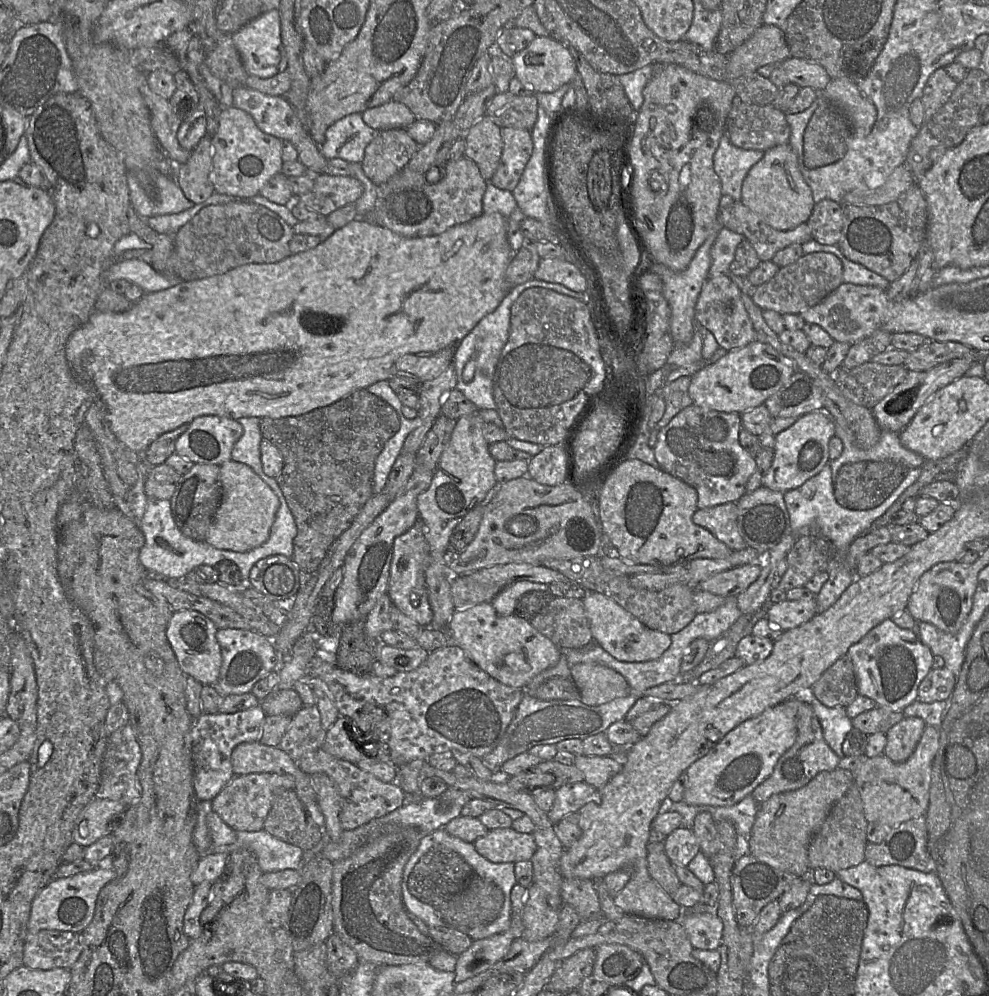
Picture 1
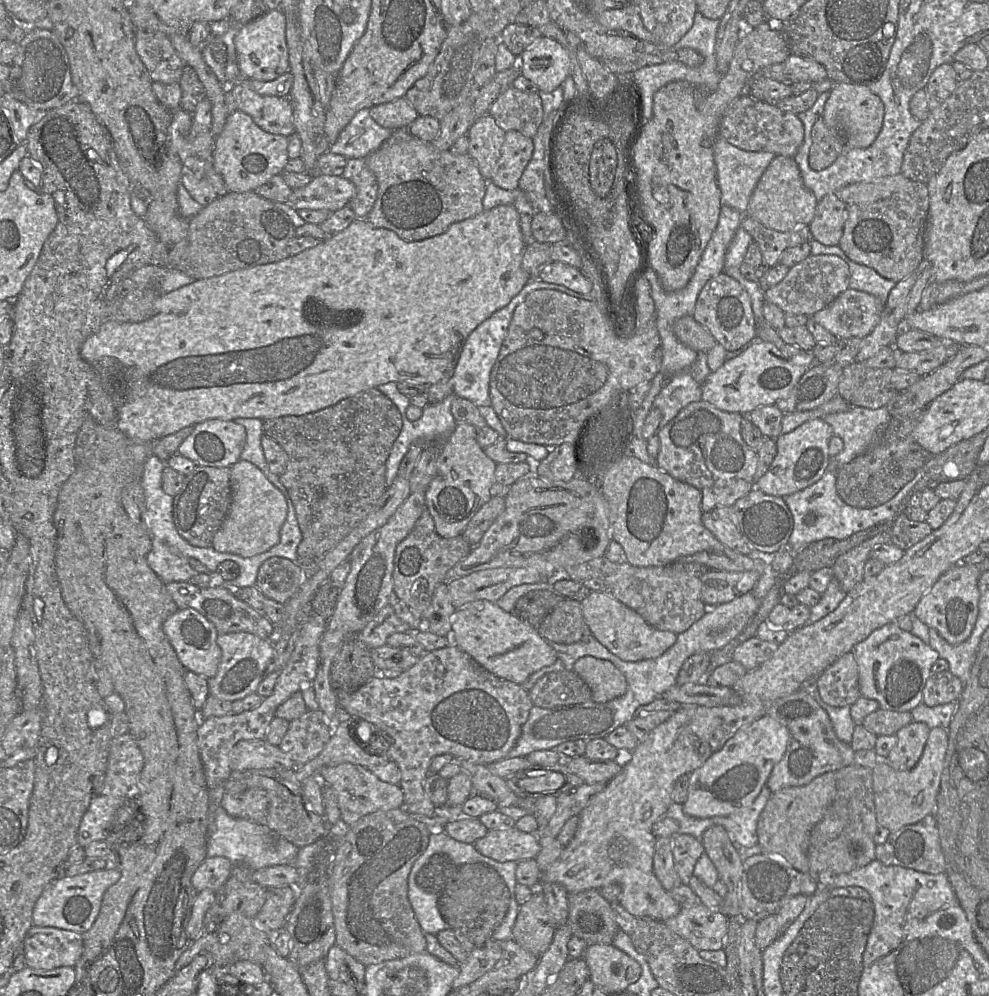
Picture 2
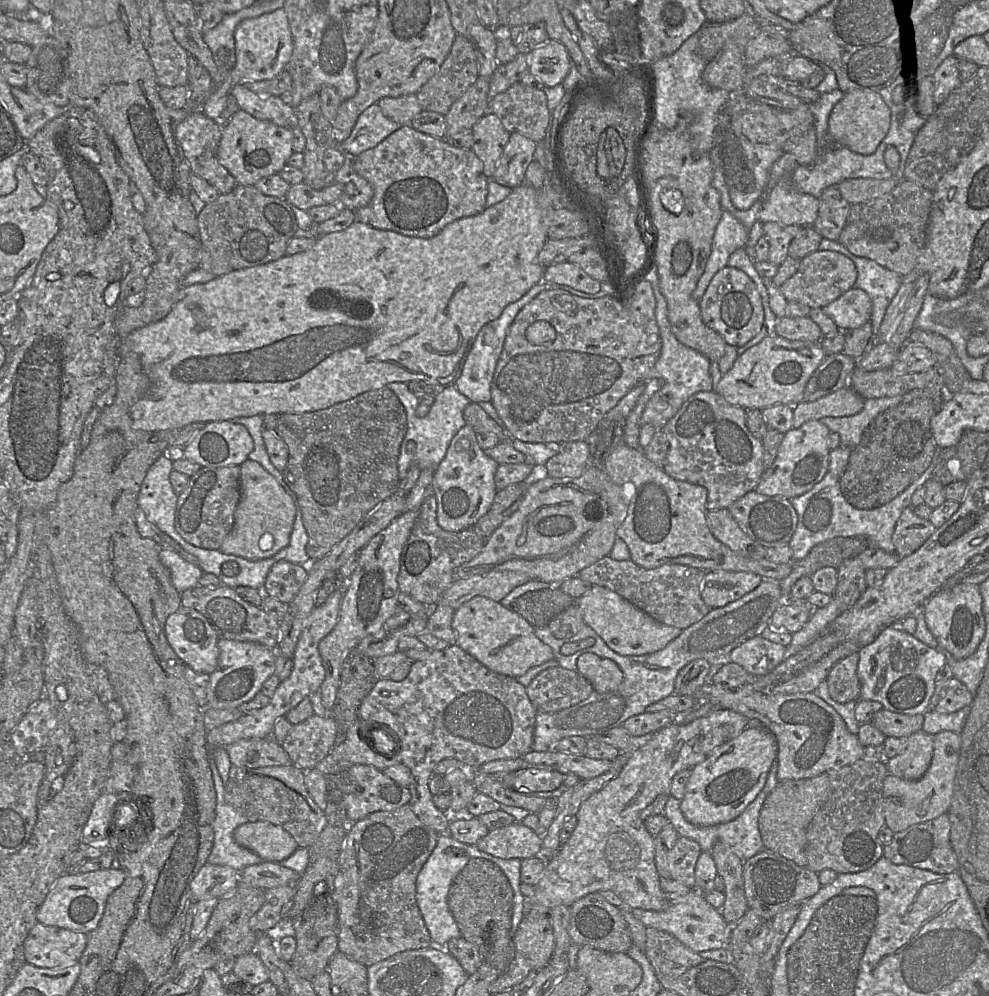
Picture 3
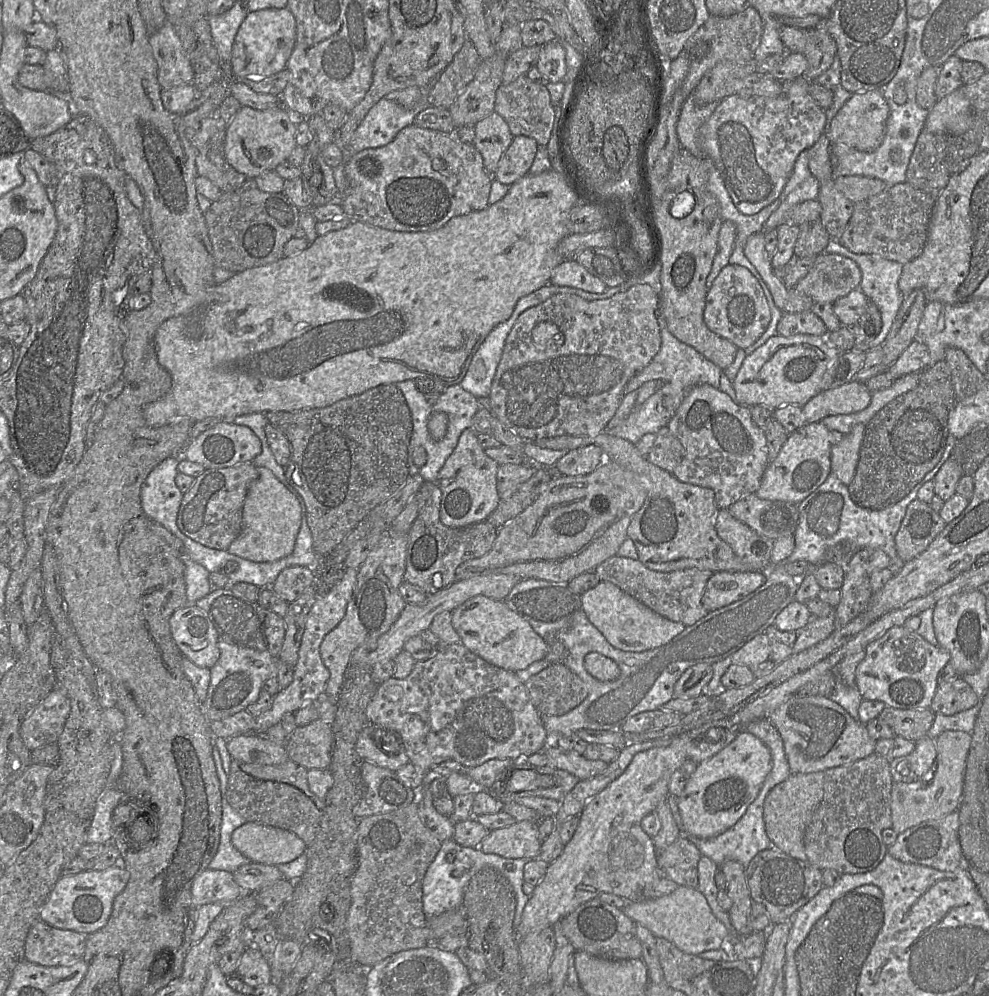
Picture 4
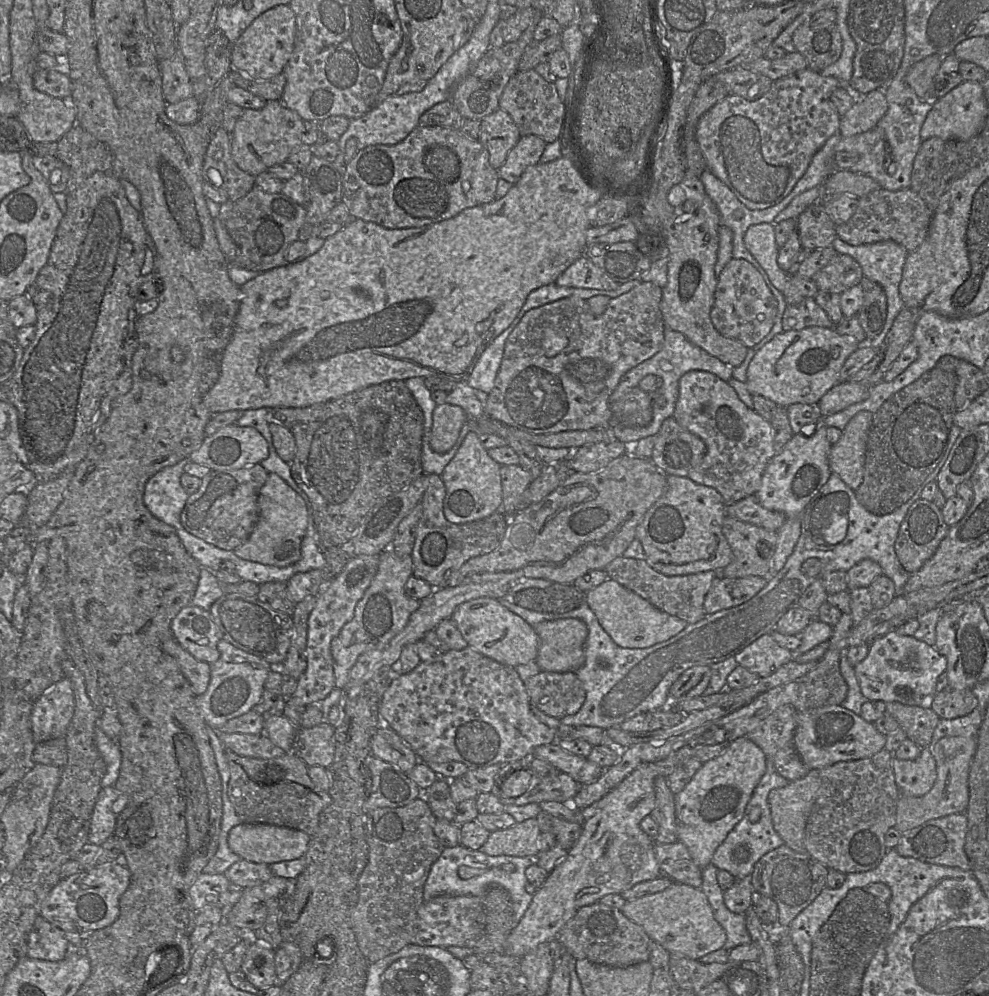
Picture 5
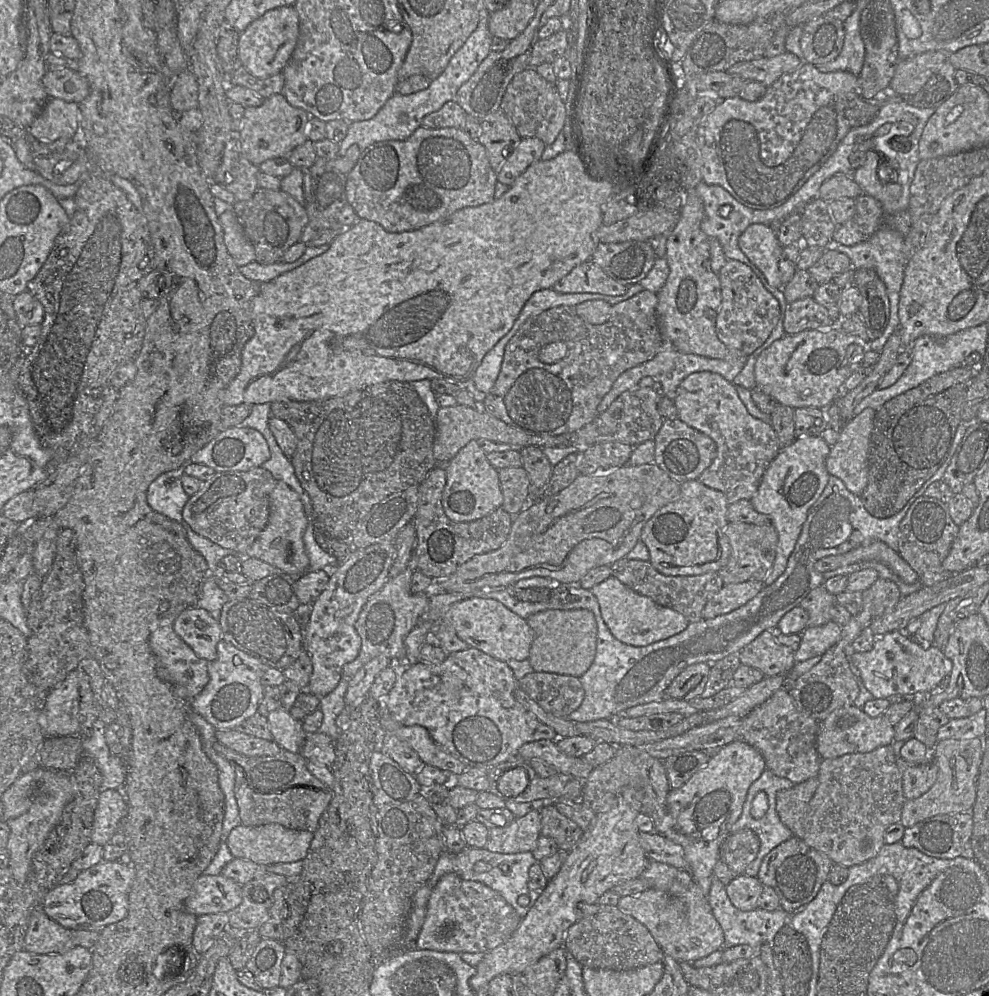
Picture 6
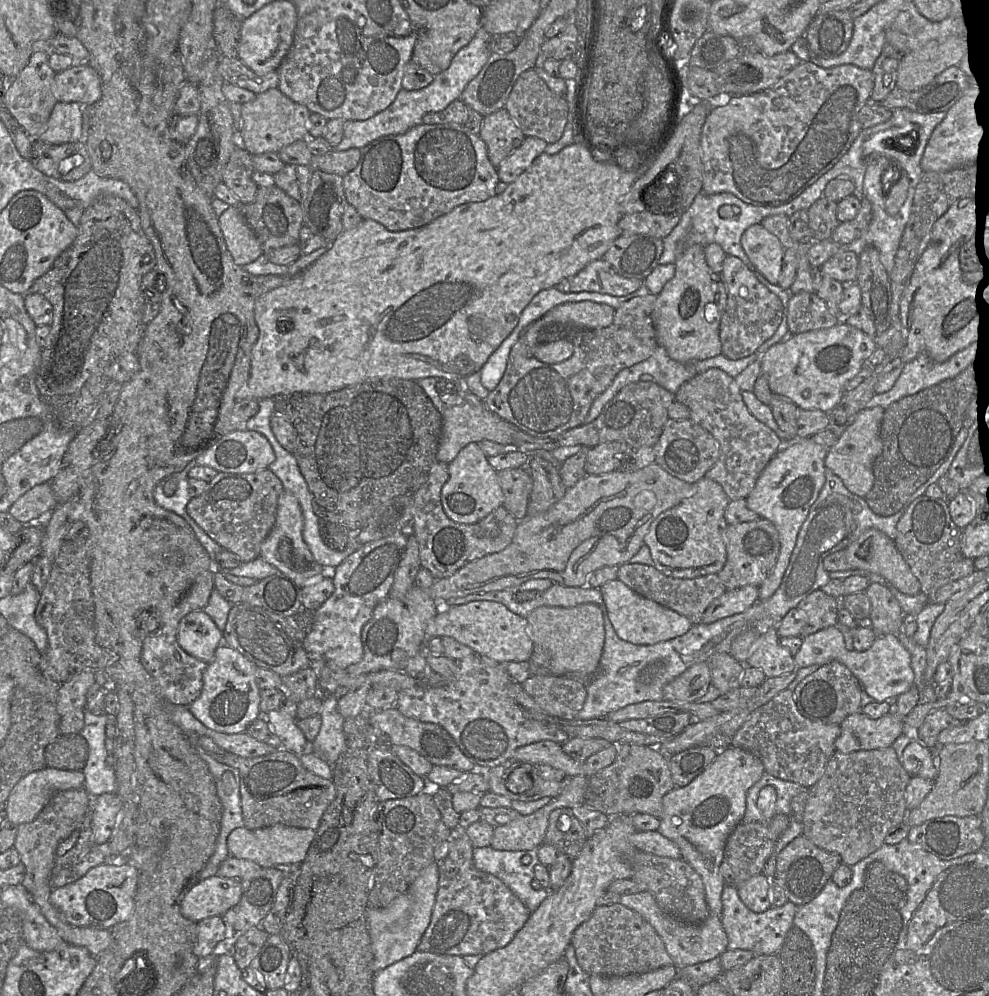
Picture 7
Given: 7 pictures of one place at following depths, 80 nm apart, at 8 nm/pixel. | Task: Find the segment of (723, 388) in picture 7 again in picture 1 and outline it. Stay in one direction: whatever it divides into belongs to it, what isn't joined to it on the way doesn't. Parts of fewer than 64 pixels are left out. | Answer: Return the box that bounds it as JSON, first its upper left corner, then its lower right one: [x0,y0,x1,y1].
[654,404,756,509]

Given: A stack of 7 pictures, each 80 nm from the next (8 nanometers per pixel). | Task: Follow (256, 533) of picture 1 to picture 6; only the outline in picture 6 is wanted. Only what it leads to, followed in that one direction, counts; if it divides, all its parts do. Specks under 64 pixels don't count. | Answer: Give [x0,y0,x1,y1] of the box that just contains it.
[241,481,310,575]

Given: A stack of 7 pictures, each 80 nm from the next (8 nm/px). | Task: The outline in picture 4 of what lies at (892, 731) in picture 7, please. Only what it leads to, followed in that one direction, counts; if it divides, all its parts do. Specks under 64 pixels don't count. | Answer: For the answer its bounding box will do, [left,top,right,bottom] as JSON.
[766,696,877,774]

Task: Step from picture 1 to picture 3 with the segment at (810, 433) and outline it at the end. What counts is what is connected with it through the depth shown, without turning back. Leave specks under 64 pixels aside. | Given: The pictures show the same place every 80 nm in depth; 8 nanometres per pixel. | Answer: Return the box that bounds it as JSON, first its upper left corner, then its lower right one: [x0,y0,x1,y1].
[755,420,830,499]

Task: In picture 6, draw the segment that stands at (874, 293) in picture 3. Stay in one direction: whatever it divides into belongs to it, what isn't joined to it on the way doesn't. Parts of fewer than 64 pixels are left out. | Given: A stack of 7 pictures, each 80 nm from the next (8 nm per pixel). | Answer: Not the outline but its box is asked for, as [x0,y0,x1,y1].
[825,224,908,321]

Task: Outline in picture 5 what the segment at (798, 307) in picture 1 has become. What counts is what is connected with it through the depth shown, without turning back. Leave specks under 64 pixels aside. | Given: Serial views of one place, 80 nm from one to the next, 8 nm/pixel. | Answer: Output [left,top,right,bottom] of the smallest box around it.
[811,253,863,294]

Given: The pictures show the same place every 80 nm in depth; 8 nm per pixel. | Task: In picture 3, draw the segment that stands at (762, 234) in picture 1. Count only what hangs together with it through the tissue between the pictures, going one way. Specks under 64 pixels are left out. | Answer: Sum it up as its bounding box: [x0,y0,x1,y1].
[762,222,803,265]

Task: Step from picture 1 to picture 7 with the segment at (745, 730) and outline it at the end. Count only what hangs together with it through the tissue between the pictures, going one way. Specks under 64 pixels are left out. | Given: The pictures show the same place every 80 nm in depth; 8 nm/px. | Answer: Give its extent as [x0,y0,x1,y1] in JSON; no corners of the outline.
[658,746,765,914]

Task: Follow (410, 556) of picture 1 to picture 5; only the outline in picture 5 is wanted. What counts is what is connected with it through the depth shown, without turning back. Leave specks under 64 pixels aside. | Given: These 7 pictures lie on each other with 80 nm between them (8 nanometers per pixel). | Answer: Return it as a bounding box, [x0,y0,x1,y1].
[411,474,510,590]

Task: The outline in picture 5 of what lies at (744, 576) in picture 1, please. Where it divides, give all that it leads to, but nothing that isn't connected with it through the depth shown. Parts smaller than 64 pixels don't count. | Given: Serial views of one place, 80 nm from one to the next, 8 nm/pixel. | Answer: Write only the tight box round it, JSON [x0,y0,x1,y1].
[705,575,772,614]

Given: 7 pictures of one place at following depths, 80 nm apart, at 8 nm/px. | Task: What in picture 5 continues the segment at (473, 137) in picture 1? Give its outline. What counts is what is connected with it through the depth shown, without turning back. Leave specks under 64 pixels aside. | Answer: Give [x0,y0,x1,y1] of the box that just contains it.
[478,108,521,170]

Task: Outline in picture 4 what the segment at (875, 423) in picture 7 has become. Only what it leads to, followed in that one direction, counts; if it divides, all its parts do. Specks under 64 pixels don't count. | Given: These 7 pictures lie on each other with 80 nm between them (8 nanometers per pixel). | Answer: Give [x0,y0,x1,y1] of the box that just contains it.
[831,424,865,485]

